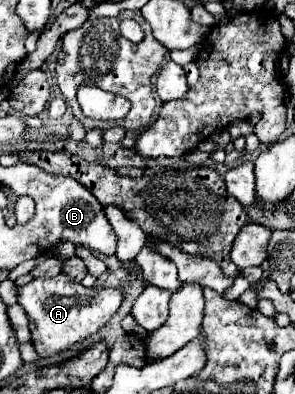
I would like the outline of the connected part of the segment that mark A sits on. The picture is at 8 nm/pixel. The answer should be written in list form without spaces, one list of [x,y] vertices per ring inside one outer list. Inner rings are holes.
[[[64,272],[52,278],[34,278],[18,288],[18,304],[26,310],[28,318],[36,322],[32,344],[40,356],[62,354],[92,334],[100,332],[110,318],[118,312],[124,300],[122,286],[92,286],[86,288],[70,280]]]

